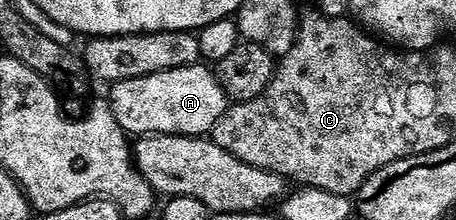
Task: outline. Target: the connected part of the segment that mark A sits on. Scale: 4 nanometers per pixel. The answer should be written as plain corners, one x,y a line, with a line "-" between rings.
203,64
116,82
110,90
111,111
128,136
179,134
182,138
202,138
214,131
229,109
227,93
219,83
216,71

